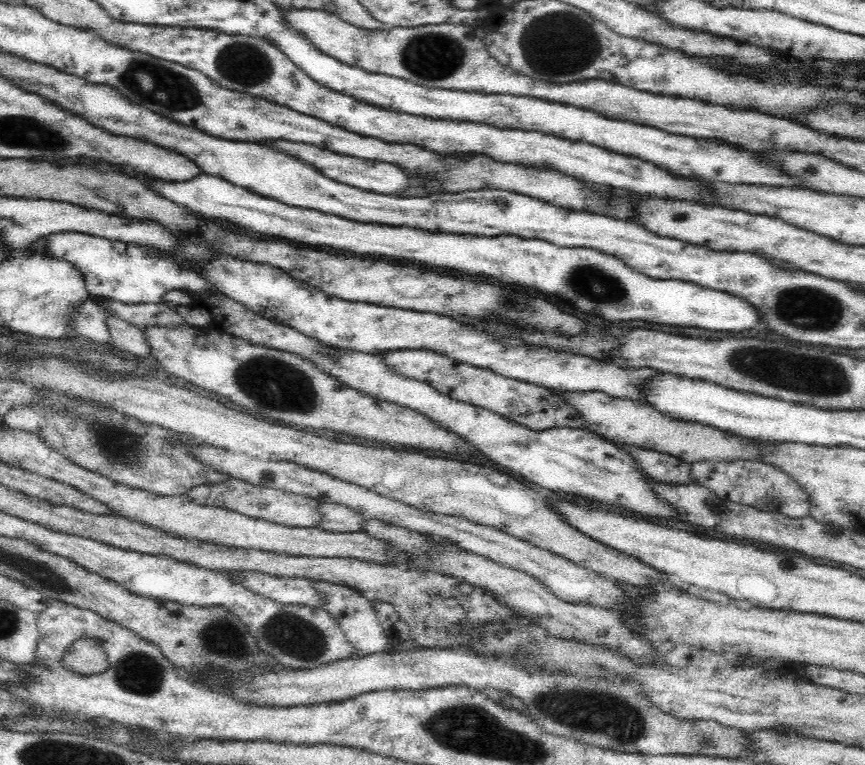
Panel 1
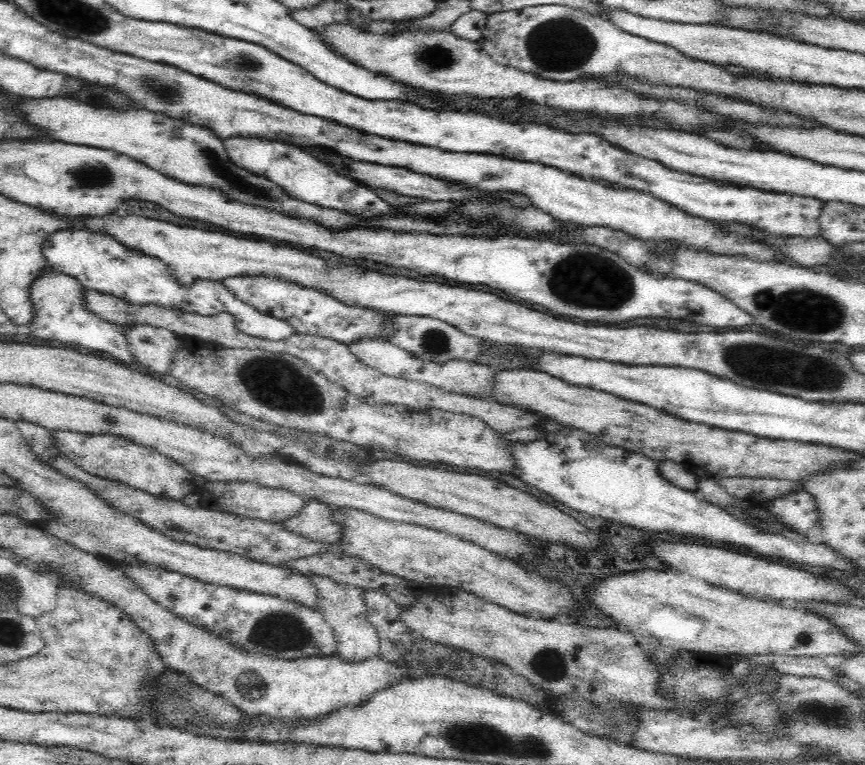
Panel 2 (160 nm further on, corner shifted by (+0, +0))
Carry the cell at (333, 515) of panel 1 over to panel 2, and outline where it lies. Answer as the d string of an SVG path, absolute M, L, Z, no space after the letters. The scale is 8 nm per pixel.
M308 500L294 516L280 522L280 526L306 539L326 545L338 544L341 538L340 526L332 521L332 509L318 500Z

